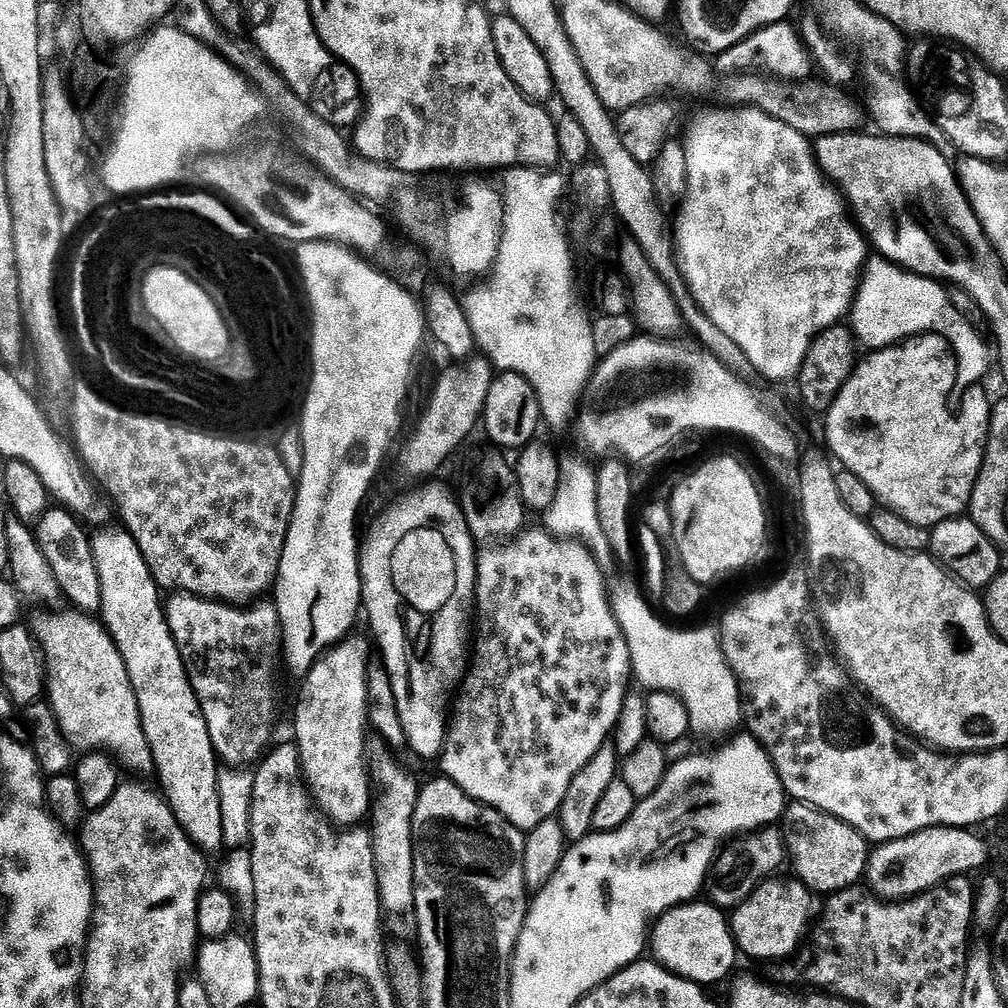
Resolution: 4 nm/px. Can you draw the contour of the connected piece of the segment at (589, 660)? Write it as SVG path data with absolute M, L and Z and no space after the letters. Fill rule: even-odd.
M529 527L527 530L520 533L514 540L505 546L494 546L489 550L484 550L479 553L476 561L476 599L474 601L474 647L471 649L471 660L468 665L467 673L458 689L458 695L454 700L454 707L450 712L450 723L448 725L448 736L444 739L444 751L438 757L440 768L447 779L452 780L469 796L470 799L476 800L480 804L487 804L488 807L500 813L504 819L513 824L514 827L521 830L531 830L537 828L543 820L551 820L557 815L562 806L562 802L566 798L566 790L570 790L570 782L574 782L574 778L583 770L592 758L599 752L599 748L603 744L609 743L610 737L619 721L619 715L622 714L622 706L624 695L630 690L628 680L632 676L632 659L630 658L630 650L628 643L624 637L624 632L620 628L620 624L616 620L616 614L612 610L611 603L606 599L606 592L604 596L604 576L600 573L598 565L592 561L592 556L588 552L583 552L581 545L576 542L561 542L556 539L551 532L545 530L543 527L537 528Z

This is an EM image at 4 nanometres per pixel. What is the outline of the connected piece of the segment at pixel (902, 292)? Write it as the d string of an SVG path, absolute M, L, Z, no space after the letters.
M872 258L865 263L862 275L858 280L858 287L854 292L854 299L850 307L850 329L853 336L861 345L864 344L868 350L879 350L890 348L894 344L901 343L911 337L921 334L935 334L943 336L952 347L952 353L956 355L956 387L960 390L967 390L979 385L980 380L988 372L988 367L994 364L994 356L988 353L988 348L984 345L982 337L976 333L973 321L957 312L952 305L949 293L936 292L931 296L928 293L929 281L923 276L917 276L907 270L898 270L897 265L883 259Z

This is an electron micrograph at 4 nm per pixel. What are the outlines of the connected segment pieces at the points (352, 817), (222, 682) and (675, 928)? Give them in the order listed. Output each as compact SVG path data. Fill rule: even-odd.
M357 634L349 635L347 638L340 641L339 644L328 649L315 664L312 669L303 677L304 689L300 692L300 705L296 708L296 737L294 743L300 750L300 767L304 769L304 779L307 783L309 791L315 803L318 805L319 811L325 813L333 825L336 826L356 826L361 823L360 820L369 815L370 805L374 800L374 792L370 787L370 769L366 759L366 735L369 731L370 725L368 723L368 670L370 661L368 661L368 644L362 637Z
M172 594L169 597L163 605L164 617L168 620L170 634L184 663L188 685L200 703L200 714L210 730L210 742L219 763L228 770L247 769L269 751L276 723L280 720L282 633L275 603L252 602L247 606L237 606L235 603L205 600L202 596L187 594Z
M689 902L681 904L679 908L672 908L665 912L659 920L655 921L654 927L650 932L650 948L654 953L655 959L670 969L676 976L681 976L687 980L701 986L707 985L707 980L724 980L728 976L728 971L736 964L738 949L736 940L732 936L732 925L729 917L721 909L711 902Z

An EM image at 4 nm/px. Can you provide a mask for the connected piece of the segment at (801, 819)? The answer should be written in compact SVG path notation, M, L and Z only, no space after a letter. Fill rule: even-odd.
M792 802L787 805L790 814L783 814L782 826L796 826L800 832L802 846L806 846L806 862L794 869L801 884L812 889L813 893L835 894L845 890L852 890L861 882L868 868L870 855L869 841L857 828L852 828L836 816L827 812L818 812L807 804Z

